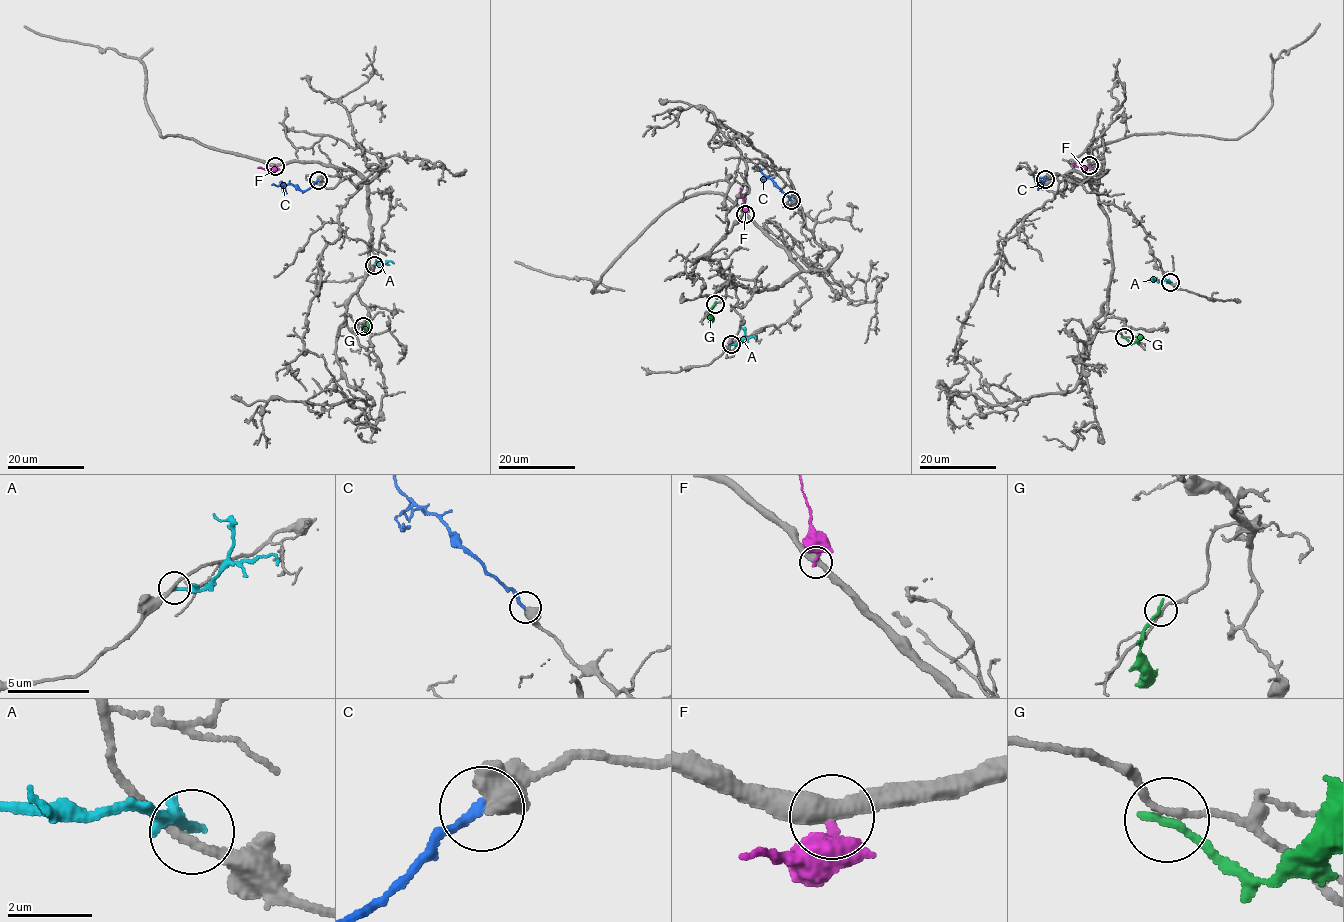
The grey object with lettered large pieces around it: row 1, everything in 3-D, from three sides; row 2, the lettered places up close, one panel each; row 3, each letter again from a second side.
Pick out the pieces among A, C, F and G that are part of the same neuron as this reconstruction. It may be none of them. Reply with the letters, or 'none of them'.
C

